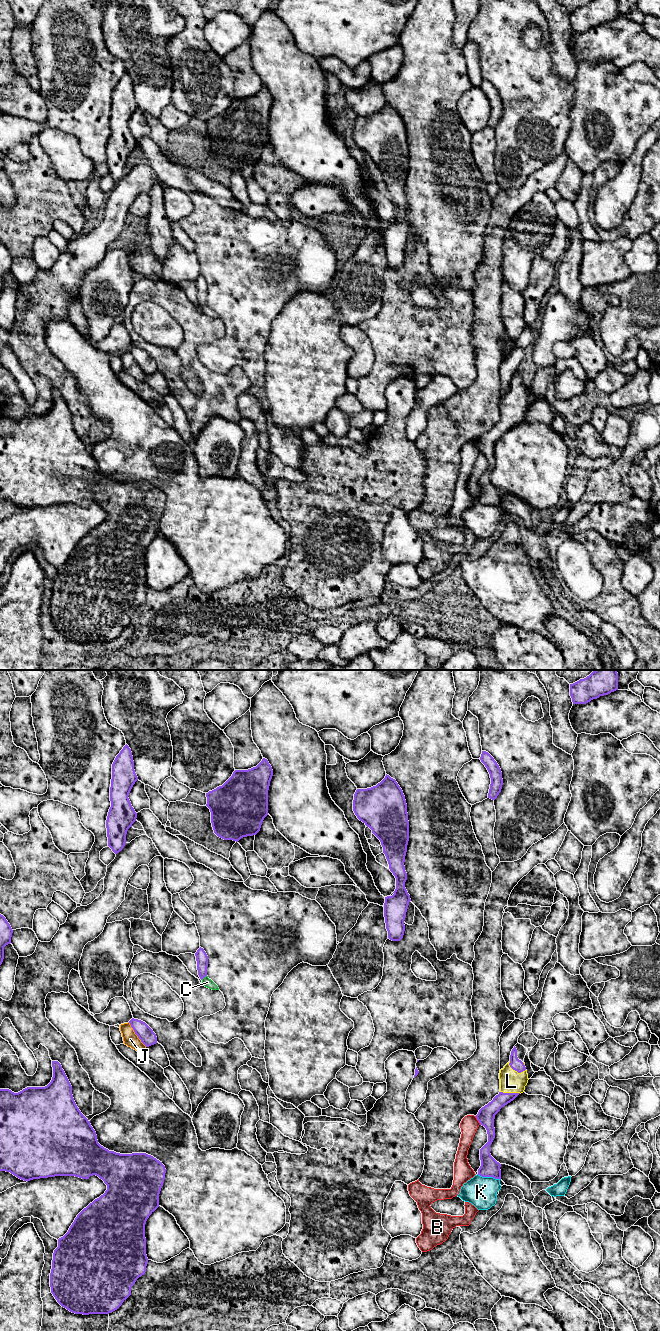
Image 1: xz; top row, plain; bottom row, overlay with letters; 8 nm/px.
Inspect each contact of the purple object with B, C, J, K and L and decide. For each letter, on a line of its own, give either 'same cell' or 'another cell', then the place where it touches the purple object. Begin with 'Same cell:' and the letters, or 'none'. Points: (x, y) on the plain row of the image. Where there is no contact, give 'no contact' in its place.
Same cell: C, L
B: another cell | xz (477, 447)
C: same cell | xz (203, 305)
J: another cell | xz (135, 361)
K: another cell | xz (489, 504)
L: same cell | xz (515, 398)

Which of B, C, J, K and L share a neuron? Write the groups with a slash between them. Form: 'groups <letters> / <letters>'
groups B / C L / J / K

